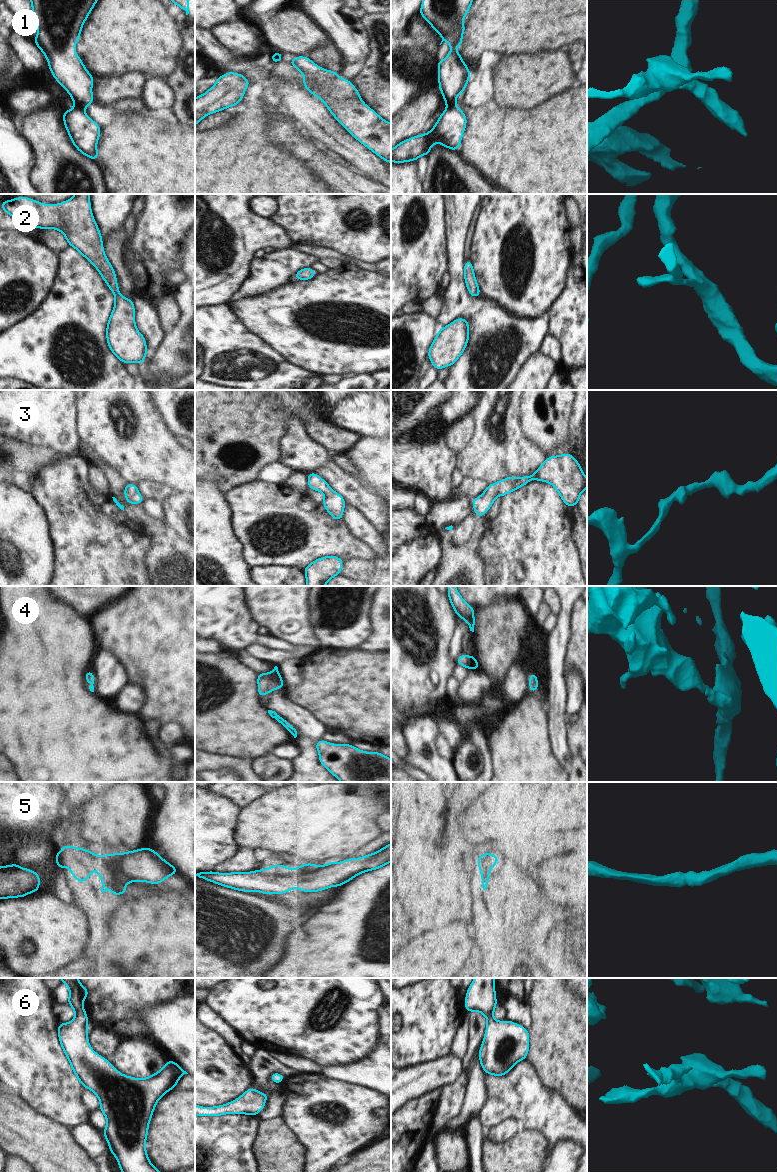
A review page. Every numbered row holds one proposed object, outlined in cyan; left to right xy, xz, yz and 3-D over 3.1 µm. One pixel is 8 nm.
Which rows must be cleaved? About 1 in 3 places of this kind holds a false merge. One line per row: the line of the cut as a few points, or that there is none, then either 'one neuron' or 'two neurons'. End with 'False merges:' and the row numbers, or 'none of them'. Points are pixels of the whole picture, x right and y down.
1: xy (75, 105), (83, 109) | two neurons
2: no cut | one neuron
3: no cut | one neuron
4: no cut | one neuron
5: no cut | one neuron
6: no cut | one neuron
False merges: 1

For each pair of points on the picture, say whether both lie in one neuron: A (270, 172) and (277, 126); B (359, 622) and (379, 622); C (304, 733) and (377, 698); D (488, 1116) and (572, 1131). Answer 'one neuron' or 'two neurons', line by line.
A: two neurons
B: two neurons
C: two neurons
D: one neuron

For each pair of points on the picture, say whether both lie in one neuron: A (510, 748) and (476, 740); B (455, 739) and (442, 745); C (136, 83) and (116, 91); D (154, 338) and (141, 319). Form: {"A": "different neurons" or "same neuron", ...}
{"A": "different neurons", "B": "different neurons", "C": "same neuron", "D": "same neuron"}

